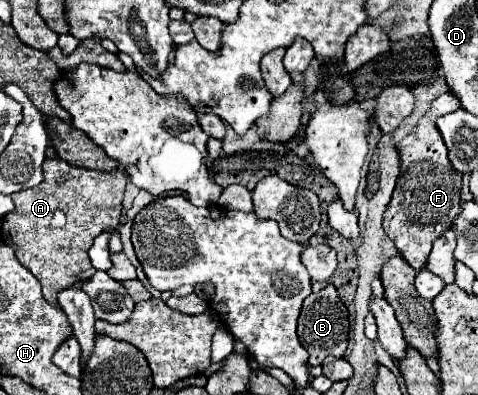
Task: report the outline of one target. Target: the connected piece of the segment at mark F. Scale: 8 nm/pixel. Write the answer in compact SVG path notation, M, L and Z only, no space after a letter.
M451 92L435 98L427 114L419 120L419 124L401 140L397 142L399 152L399 168L401 174L397 178L397 186L393 190L391 202L385 210L383 230L393 240L399 254L413 270L423 270L427 256L431 252L433 240L437 240L447 228L453 226L457 214L461 212L461 174L451 166L447 158L447 148L435 128L435 120L443 114L459 110L461 104L455 100Z

